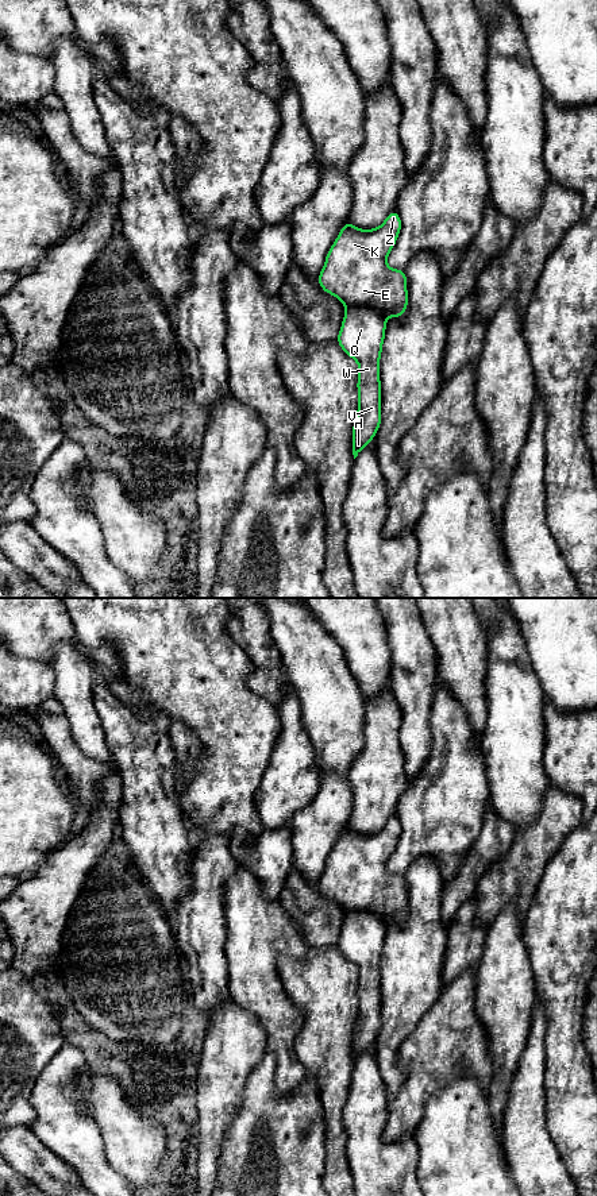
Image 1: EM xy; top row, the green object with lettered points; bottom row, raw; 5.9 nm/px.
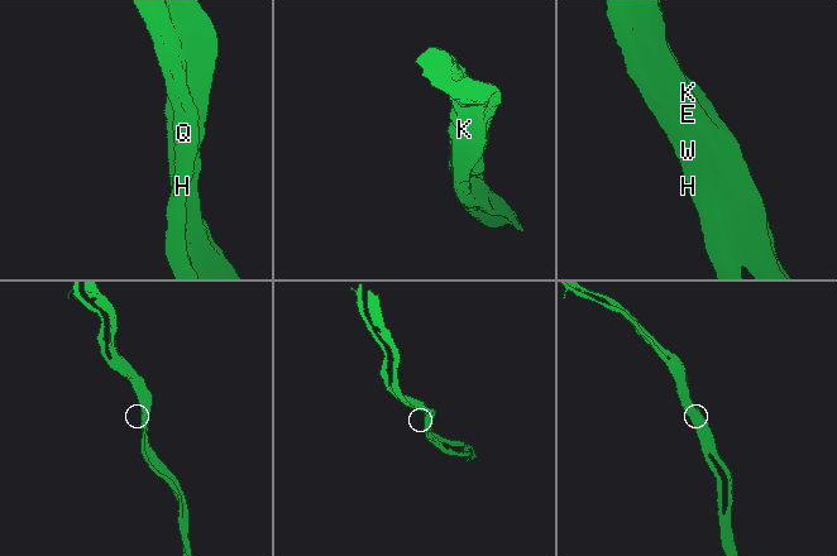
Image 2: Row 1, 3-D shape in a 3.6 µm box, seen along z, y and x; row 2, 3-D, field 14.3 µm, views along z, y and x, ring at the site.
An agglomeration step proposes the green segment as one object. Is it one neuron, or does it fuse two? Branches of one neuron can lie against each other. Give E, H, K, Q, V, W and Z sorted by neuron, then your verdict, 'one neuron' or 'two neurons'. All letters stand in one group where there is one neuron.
groups E K Z / H Q V W; two neurons

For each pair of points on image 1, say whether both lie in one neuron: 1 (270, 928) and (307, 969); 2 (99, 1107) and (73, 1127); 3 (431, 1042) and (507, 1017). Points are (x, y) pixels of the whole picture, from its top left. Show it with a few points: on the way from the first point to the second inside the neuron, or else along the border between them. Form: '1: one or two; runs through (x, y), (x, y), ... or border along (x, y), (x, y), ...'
1: two; border along (308, 948), (300, 959), (277, 957), (284, 988)
2: two; border along (83, 1084), (80, 1100), (96, 1125), (104, 1144)
3: two; border along (476, 994), (474, 1010), (485, 1029), (492, 1056)

